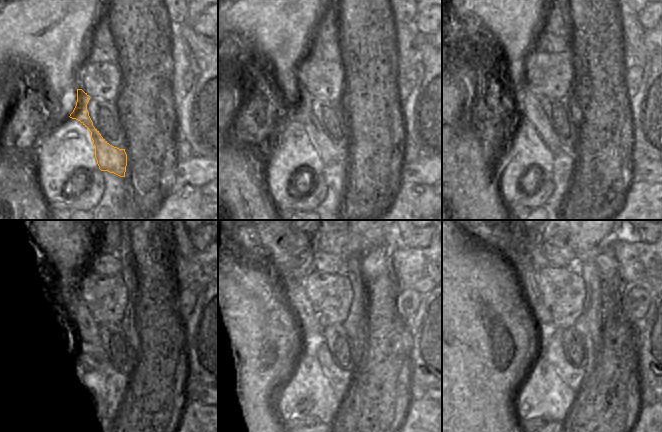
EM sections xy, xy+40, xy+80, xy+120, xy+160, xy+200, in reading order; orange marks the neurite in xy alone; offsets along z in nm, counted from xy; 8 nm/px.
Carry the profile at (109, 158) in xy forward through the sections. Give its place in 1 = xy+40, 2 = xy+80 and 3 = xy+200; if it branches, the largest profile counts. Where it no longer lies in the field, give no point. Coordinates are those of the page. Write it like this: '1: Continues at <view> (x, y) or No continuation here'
1: Continues at xy+40 (329, 153)
2: Continues at xy+80 (528, 101)
3: Continues at xy+200 (525, 260)

